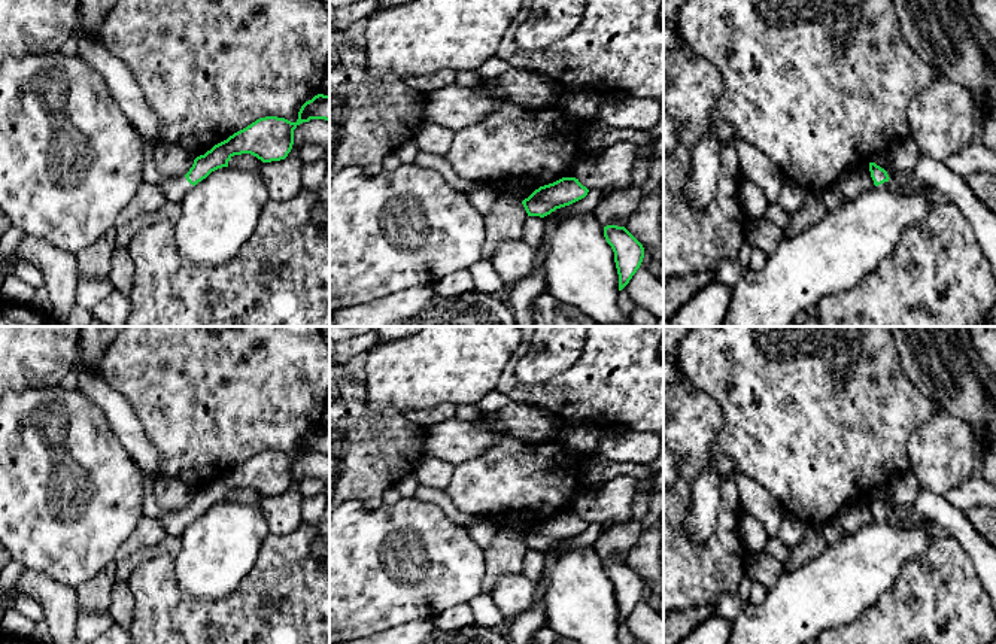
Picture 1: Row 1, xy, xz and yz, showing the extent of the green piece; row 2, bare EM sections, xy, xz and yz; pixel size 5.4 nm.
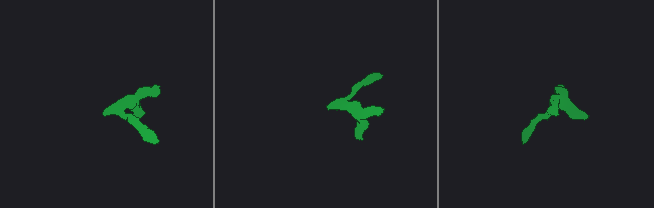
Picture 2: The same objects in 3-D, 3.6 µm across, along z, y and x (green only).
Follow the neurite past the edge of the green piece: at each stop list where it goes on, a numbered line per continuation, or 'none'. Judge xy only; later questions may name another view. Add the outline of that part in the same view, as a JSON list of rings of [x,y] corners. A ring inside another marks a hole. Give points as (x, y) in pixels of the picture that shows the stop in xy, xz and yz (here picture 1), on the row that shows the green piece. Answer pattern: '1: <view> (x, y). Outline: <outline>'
1: xy (175, 188). Outline: [[[145,140],[143,146],[143,167],[142,179],[146,183],[160,185],[164,189],[167,201],[180,203],[182,198],[194,188],[185,176],[180,177],[166,177],[155,164],[154,152],[155,145]]]

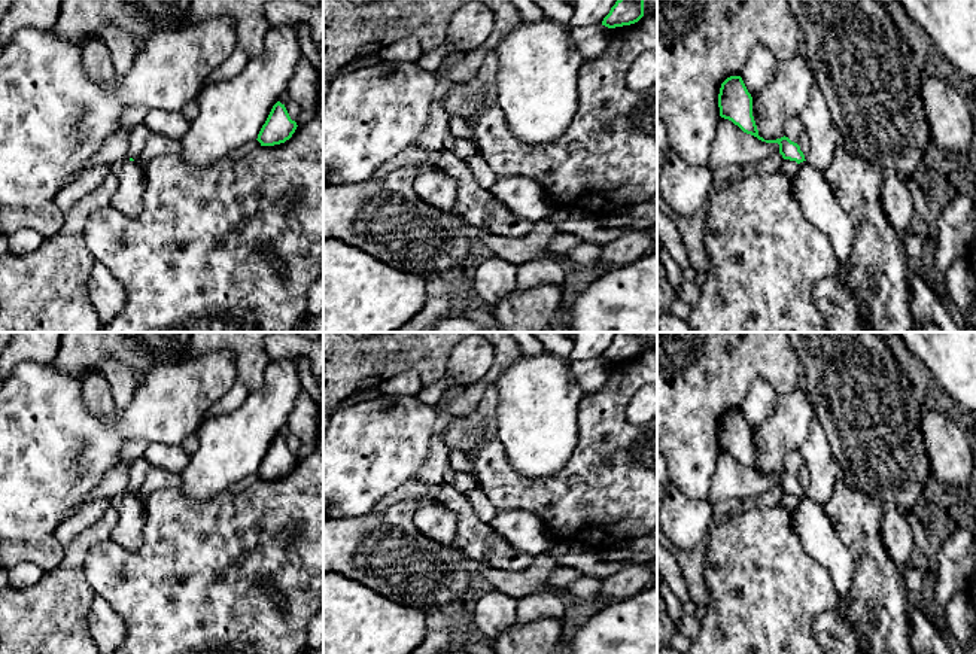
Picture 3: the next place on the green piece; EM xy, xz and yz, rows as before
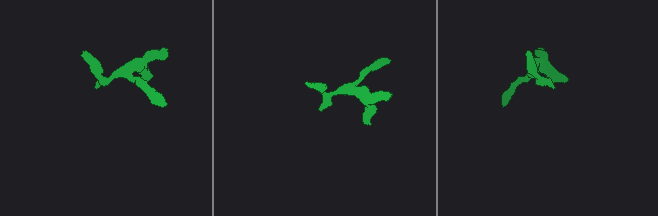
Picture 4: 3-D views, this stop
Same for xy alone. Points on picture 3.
1: xy (128, 198). Outline: [[[125,158],[118,165],[118,177],[119,186],[110,206],[130,218],[134,218],[143,209],[143,195],[146,191],[143,167]]]

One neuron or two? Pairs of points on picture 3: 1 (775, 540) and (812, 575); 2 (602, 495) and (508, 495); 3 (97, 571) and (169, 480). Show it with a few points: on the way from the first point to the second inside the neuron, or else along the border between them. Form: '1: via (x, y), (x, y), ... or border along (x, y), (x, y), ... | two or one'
1: via (784, 548), (803, 568) | one
2: via (578, 495), (532, 495) | one
3: border along (179, 487), (158, 487), (143, 501) | two

